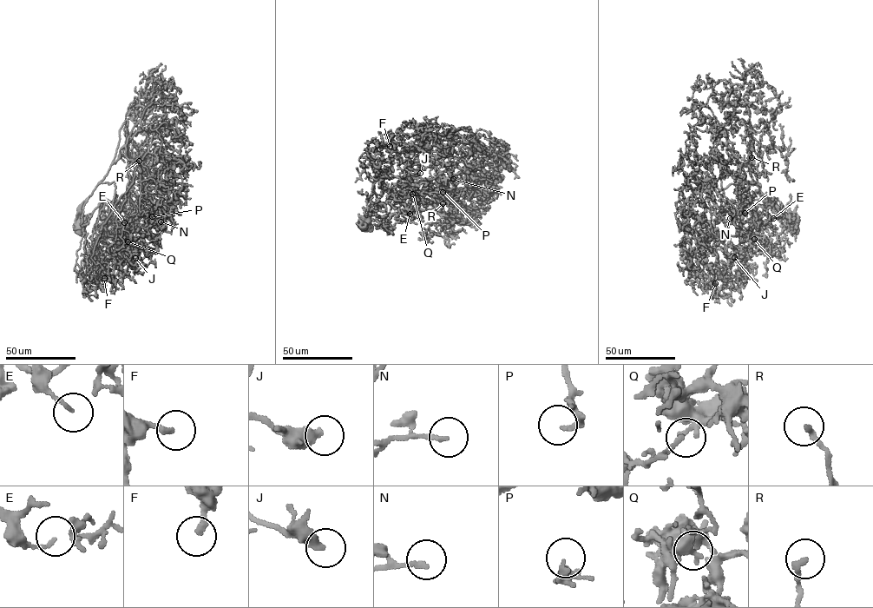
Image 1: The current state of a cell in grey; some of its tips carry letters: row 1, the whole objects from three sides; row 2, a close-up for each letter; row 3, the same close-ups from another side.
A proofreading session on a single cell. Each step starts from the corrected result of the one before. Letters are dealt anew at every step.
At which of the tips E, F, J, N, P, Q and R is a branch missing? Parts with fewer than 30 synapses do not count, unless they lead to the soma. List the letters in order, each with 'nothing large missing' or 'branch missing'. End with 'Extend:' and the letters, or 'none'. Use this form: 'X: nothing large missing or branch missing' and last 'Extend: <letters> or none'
E: nothing large missing
F: nothing large missing
J: nothing large missing
N: nothing large missing
P: nothing large missing
Q: nothing large missing
R: nothing large missing
Extend: none

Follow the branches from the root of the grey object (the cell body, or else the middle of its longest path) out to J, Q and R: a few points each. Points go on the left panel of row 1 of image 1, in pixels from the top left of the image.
J: (80, 224), (78, 212), (97, 186), (114, 181), (114, 205), (99, 240), (117, 247), (123, 260), (135, 258)
Q: (80, 224), (78, 212), (87, 200), (82, 226), (108, 200), (107, 229), (112, 228), (117, 245), (127, 241)
R: (80, 224), (78, 212), (107, 175), (127, 120), (128, 159), (143, 163), (146, 175), (139, 161)

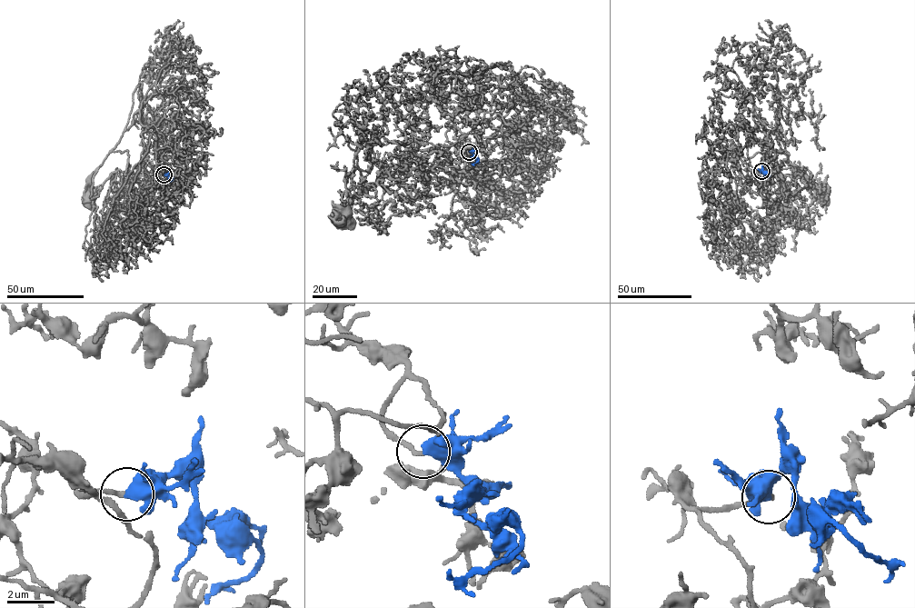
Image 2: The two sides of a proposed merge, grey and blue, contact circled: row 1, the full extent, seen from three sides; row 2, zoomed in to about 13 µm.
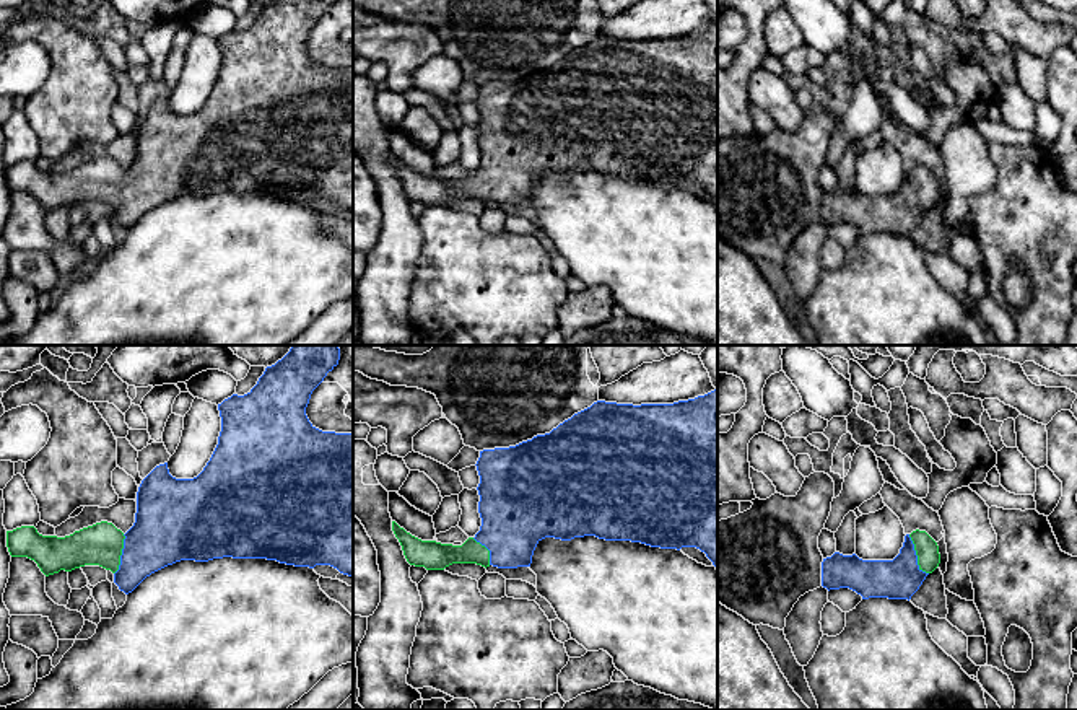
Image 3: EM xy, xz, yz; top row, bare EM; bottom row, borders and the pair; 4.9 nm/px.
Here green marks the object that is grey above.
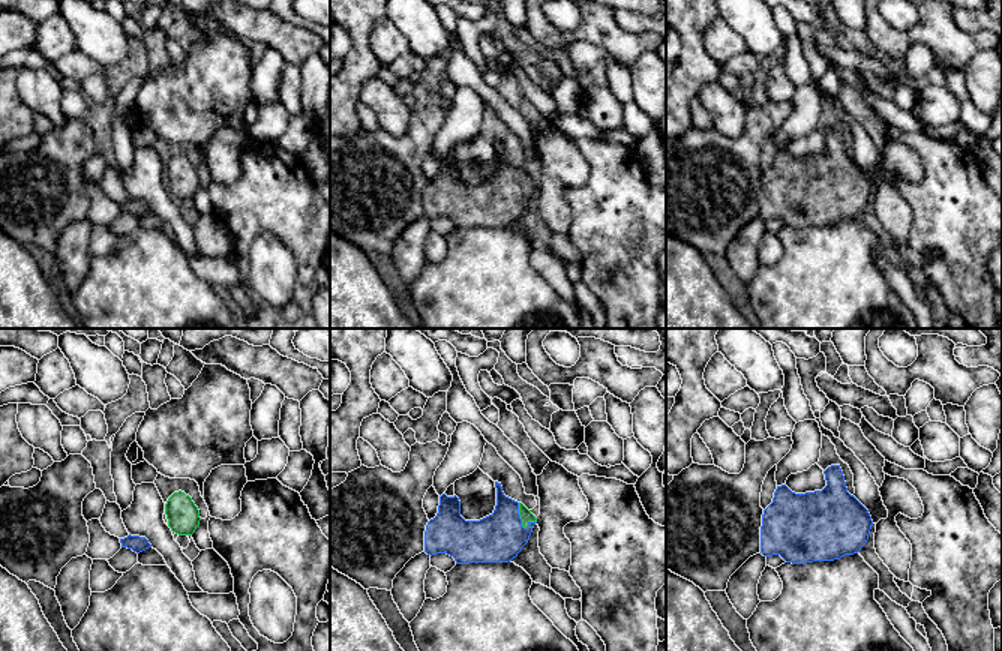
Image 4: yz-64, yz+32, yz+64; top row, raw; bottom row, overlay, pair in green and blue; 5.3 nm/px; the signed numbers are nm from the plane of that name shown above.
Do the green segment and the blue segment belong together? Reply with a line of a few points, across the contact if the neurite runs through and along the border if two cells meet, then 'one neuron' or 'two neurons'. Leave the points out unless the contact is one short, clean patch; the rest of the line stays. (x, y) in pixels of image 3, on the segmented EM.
line yz (926, 547), (916, 554), (900, 578); one neuron

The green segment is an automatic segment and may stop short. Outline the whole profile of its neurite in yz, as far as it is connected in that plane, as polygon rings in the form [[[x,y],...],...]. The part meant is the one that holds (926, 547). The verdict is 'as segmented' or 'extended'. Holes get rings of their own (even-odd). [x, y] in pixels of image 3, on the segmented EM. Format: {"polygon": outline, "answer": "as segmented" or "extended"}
{"polygon": [[[926,531],[905,536],[893,560],[862,560],[856,554],[835,552],[822,562],[822,586],[849,588],[869,598],[911,599],[929,573],[940,563],[937,542]]], "answer": "extended"}

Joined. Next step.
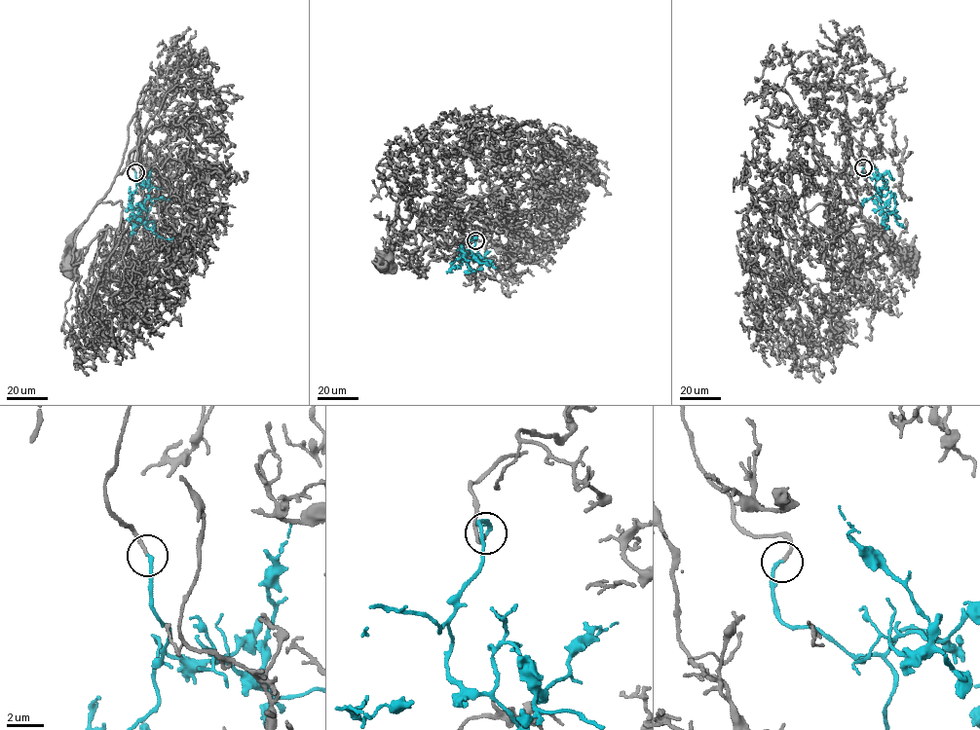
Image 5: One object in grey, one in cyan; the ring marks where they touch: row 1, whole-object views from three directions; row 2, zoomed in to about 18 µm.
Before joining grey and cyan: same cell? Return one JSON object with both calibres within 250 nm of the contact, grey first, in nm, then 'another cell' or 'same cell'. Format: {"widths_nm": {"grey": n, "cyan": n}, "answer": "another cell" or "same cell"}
{"widths_nm": {"grey": 160, "cyan": 200}, "answer": "same cell"}

